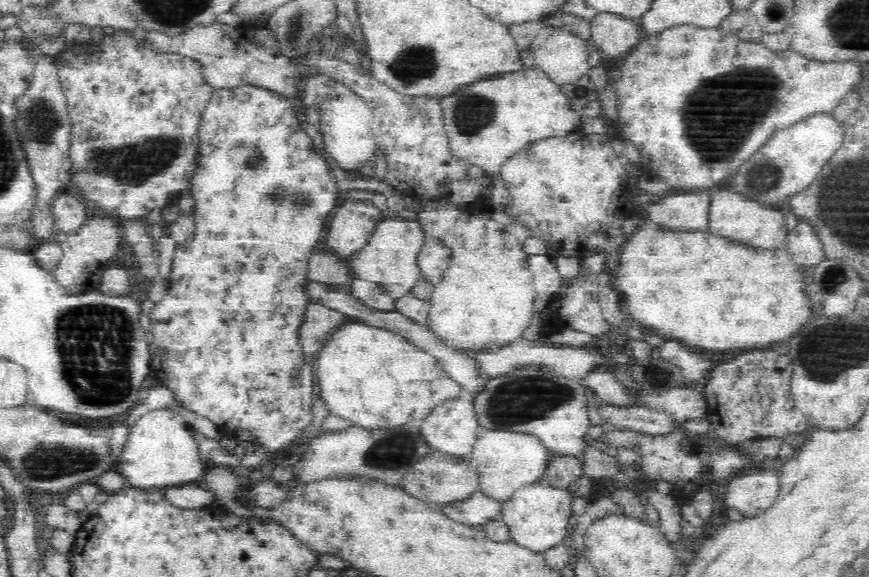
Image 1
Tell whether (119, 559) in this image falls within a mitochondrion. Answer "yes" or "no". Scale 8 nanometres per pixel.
no

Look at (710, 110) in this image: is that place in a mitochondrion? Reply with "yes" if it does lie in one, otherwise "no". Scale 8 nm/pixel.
yes

